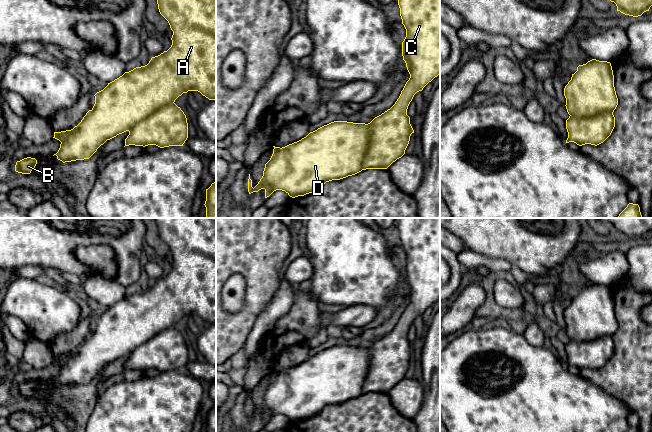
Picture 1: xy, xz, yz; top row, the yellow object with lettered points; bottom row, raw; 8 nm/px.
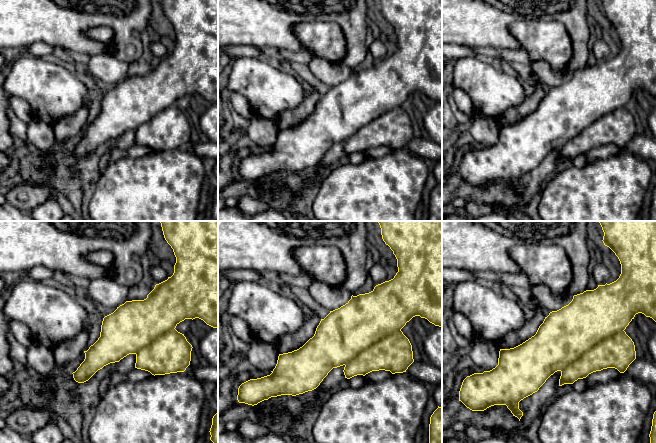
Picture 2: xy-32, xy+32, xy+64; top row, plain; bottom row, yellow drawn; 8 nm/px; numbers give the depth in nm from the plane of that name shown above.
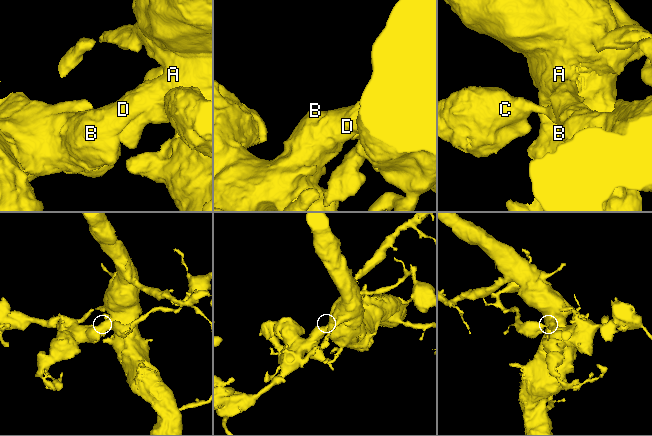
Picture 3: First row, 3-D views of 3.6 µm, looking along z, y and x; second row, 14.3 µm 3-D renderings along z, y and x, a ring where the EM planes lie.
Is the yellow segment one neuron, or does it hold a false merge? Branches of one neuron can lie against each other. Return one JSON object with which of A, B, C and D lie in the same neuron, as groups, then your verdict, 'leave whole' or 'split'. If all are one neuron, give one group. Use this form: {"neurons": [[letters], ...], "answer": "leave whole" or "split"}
{"neurons": [["A", "B", "C", "D"]], "answer": "leave whole"}

